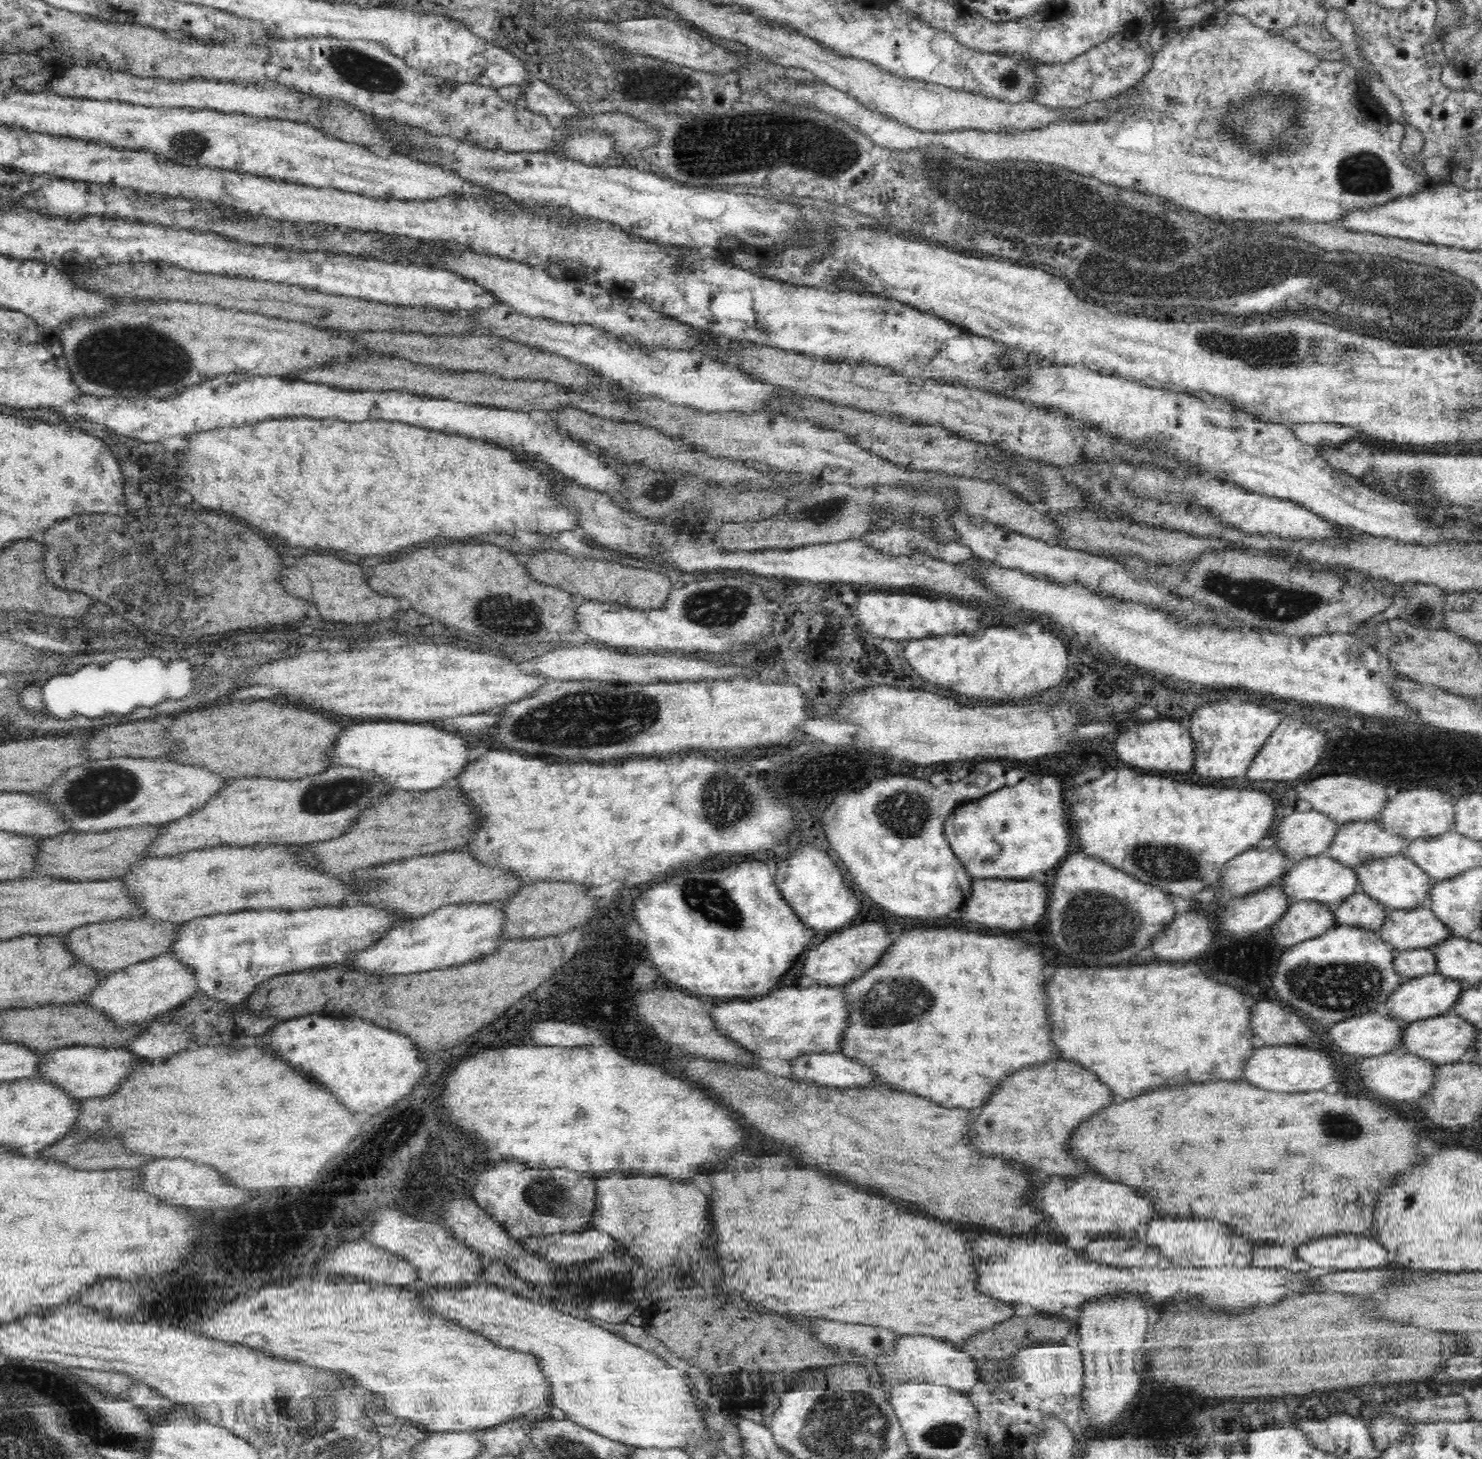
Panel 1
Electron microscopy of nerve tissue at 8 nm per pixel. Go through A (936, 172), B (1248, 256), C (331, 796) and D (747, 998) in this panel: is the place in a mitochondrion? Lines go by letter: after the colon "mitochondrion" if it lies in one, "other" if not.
A: mitochondrion
B: mitochondrion
C: mitochondrion
D: other

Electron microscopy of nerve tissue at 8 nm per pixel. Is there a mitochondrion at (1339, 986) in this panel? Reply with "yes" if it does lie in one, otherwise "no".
yes

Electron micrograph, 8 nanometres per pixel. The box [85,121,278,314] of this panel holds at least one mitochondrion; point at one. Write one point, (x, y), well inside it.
(189, 145)

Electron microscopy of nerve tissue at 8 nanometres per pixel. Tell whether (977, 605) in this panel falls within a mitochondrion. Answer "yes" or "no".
no

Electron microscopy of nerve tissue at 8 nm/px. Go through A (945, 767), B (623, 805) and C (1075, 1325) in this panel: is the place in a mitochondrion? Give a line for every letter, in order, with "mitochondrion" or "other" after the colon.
A: other
B: other
C: other

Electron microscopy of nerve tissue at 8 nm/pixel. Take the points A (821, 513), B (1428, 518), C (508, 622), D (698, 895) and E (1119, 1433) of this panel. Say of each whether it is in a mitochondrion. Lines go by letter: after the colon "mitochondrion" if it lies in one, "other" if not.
A: mitochondrion
B: other
C: mitochondrion
D: mitochondrion
E: other

